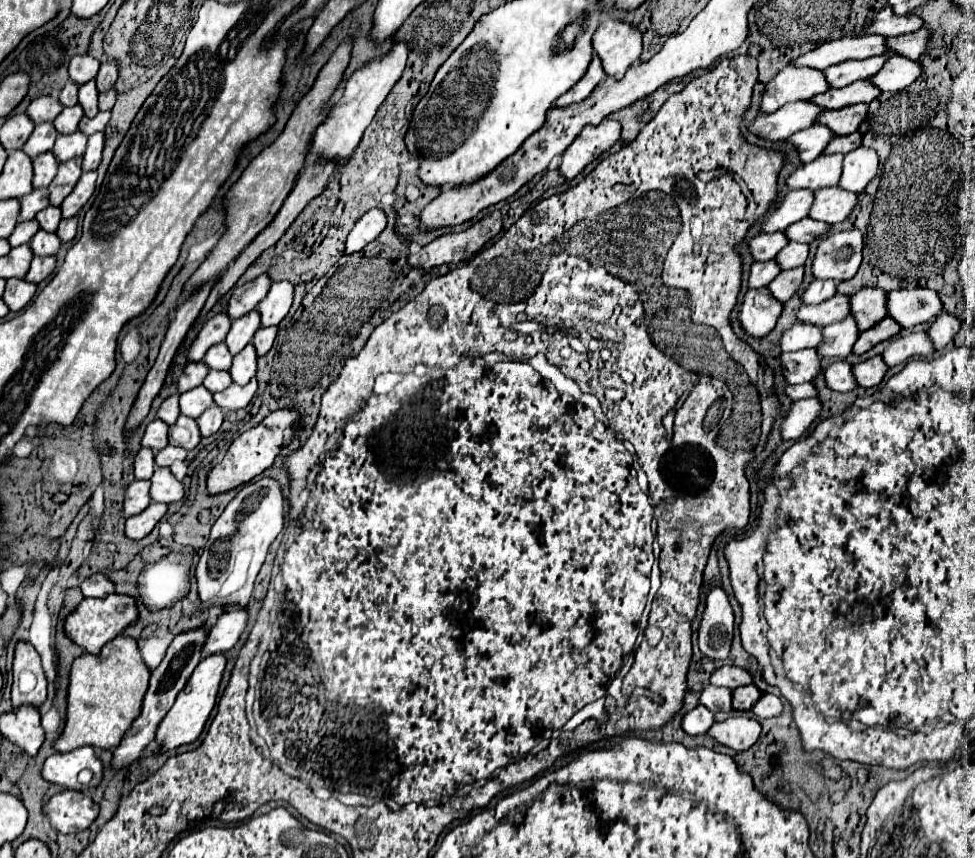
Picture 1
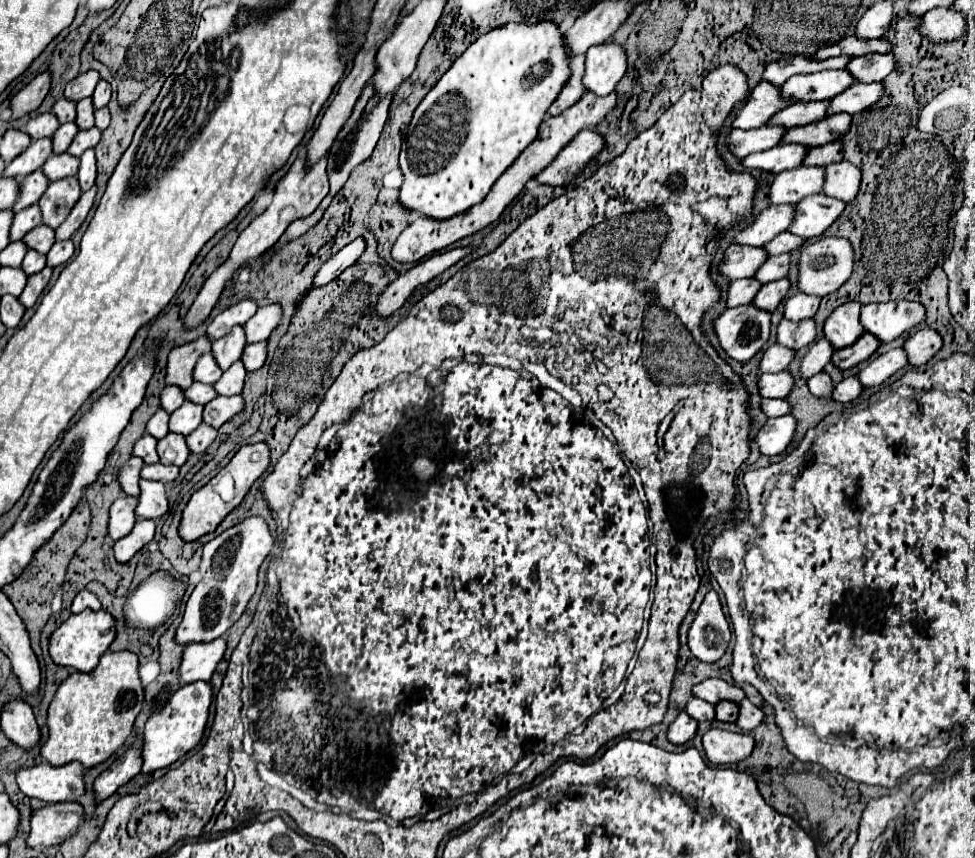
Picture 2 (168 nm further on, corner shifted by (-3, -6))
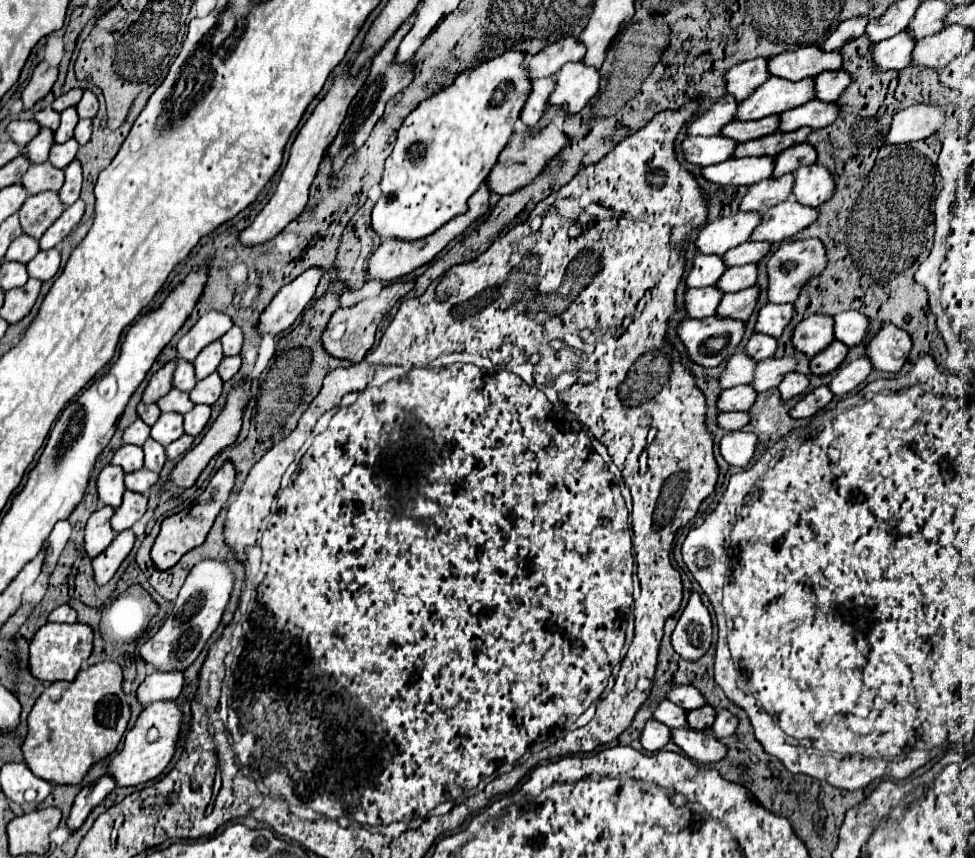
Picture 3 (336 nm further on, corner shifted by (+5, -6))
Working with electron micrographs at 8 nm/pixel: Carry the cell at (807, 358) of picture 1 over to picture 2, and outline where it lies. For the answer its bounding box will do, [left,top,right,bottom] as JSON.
[759,371,795,397]

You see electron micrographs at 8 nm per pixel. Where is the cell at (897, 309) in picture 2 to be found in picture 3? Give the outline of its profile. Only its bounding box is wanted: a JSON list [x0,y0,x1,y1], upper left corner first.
[833,311,869,347]

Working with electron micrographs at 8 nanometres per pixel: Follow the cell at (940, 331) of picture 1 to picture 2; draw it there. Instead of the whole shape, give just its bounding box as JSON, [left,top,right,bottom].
[903,327,943,367]

